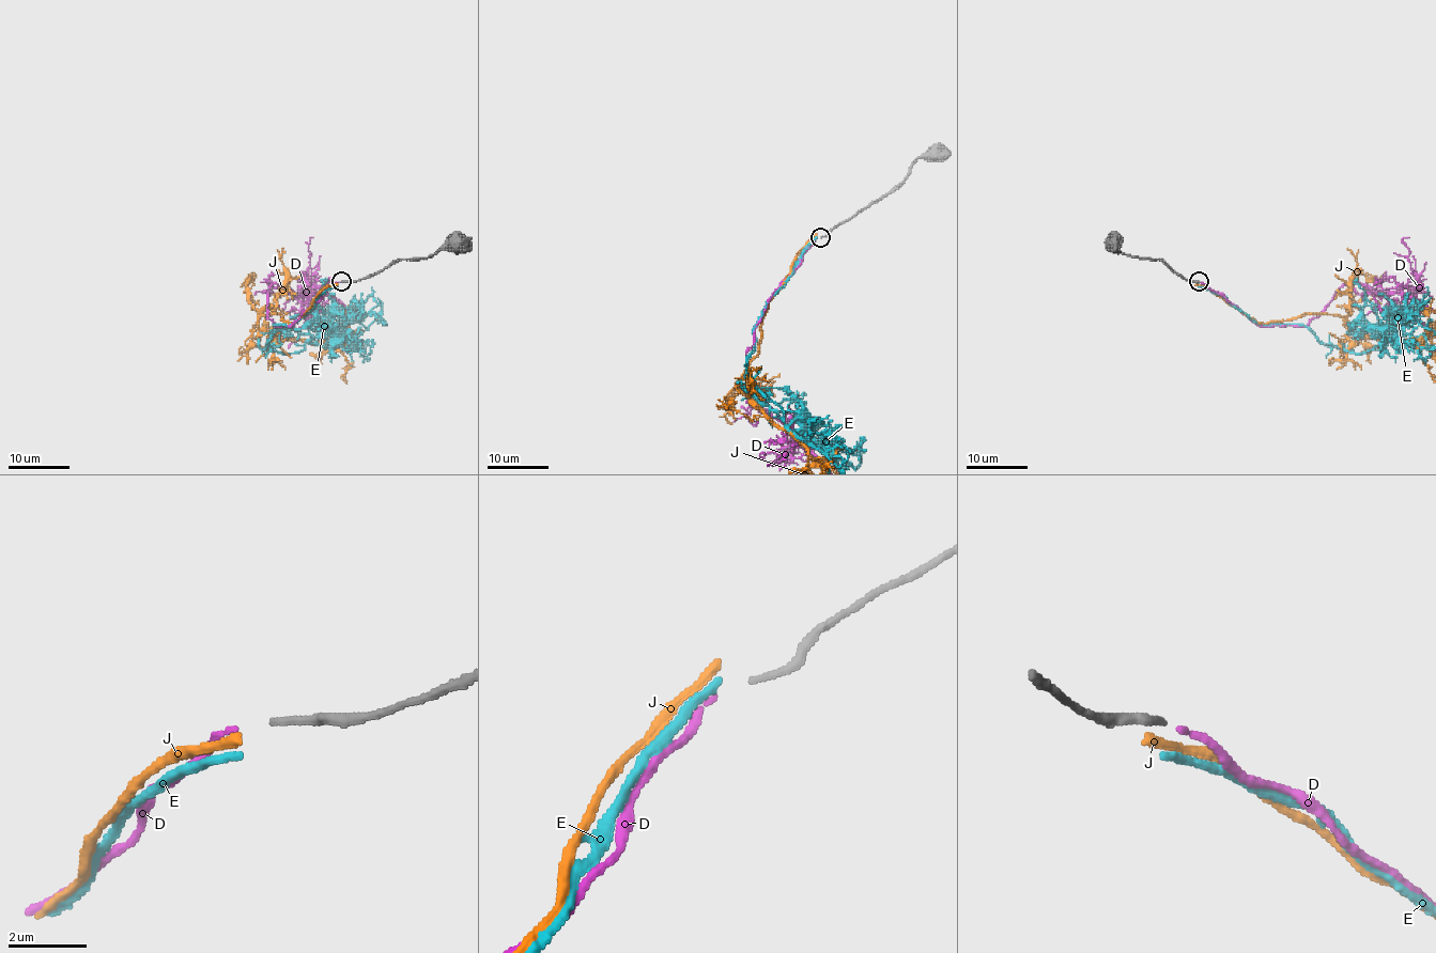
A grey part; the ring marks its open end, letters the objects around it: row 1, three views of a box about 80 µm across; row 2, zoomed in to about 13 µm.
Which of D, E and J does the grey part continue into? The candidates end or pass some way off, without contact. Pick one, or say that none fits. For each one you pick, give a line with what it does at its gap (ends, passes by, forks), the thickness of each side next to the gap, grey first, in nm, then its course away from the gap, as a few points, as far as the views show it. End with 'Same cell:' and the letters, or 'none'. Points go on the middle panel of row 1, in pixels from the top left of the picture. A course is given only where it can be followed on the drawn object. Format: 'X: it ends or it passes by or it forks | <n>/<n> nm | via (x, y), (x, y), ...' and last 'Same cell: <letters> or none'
D: it ends | 170/160 nm
Same cell: D

